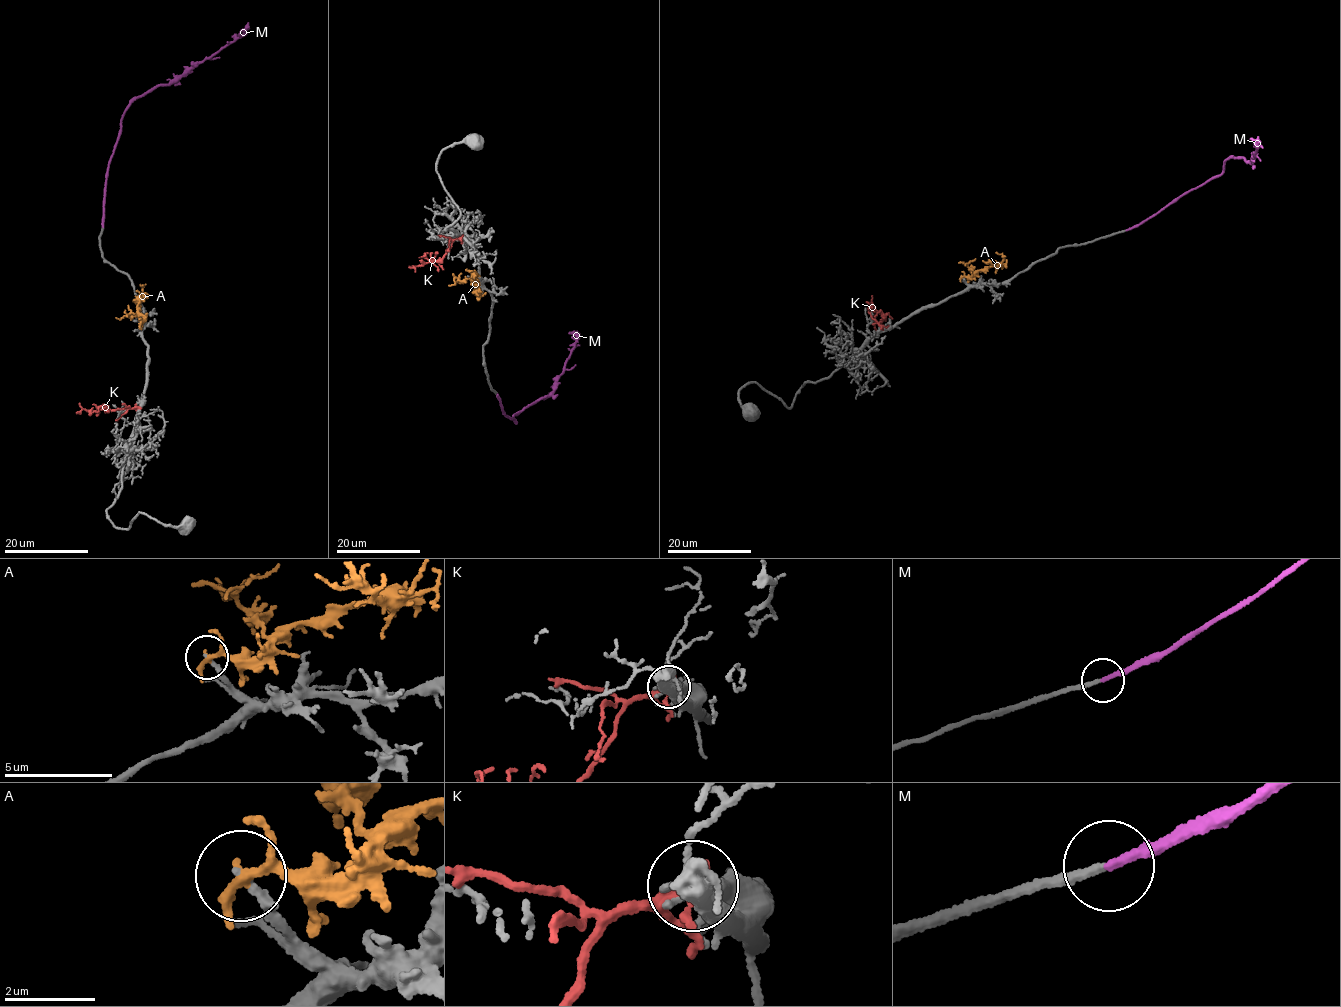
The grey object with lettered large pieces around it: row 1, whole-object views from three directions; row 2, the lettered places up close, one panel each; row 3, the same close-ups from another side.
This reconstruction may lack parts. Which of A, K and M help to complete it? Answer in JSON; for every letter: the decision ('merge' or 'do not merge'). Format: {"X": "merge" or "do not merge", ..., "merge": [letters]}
{"A": "do not merge", "K": "do not merge", "M": "merge", "merge": ["M"]}

